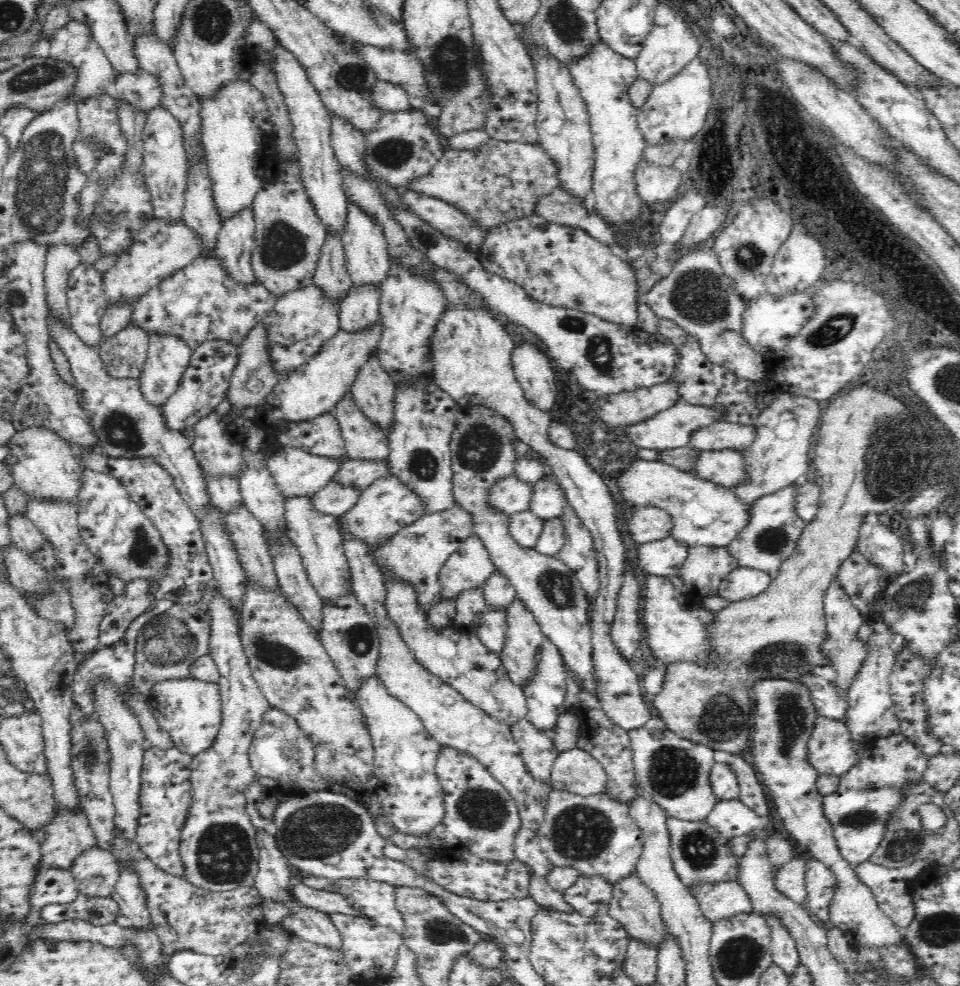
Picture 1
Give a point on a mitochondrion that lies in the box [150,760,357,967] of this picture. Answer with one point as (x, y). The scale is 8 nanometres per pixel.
(224, 855)

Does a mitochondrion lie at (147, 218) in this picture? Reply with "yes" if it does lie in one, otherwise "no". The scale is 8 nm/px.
no

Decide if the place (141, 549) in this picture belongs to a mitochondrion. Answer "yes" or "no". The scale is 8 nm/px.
yes

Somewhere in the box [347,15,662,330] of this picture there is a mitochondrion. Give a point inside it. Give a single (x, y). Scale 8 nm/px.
(451, 59)

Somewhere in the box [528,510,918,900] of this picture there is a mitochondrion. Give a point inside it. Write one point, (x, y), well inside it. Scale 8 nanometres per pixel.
(580, 832)

